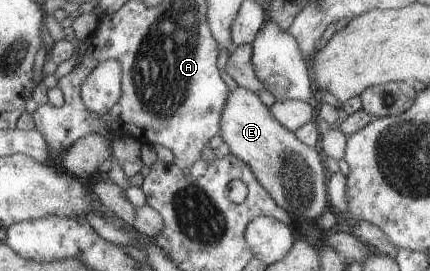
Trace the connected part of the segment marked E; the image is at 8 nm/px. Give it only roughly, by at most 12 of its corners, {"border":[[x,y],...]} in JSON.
{"border":[[237,87],[220,136],[285,211],[326,211],[318,149]]}

